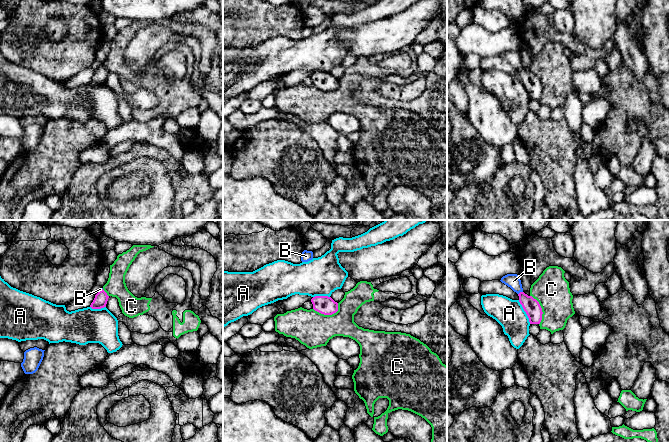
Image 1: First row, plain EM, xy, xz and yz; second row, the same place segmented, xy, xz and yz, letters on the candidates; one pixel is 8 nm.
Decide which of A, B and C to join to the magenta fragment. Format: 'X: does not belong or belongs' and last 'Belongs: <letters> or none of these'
A: does not belong
B: belongs
C: does not belong
Belongs: B

